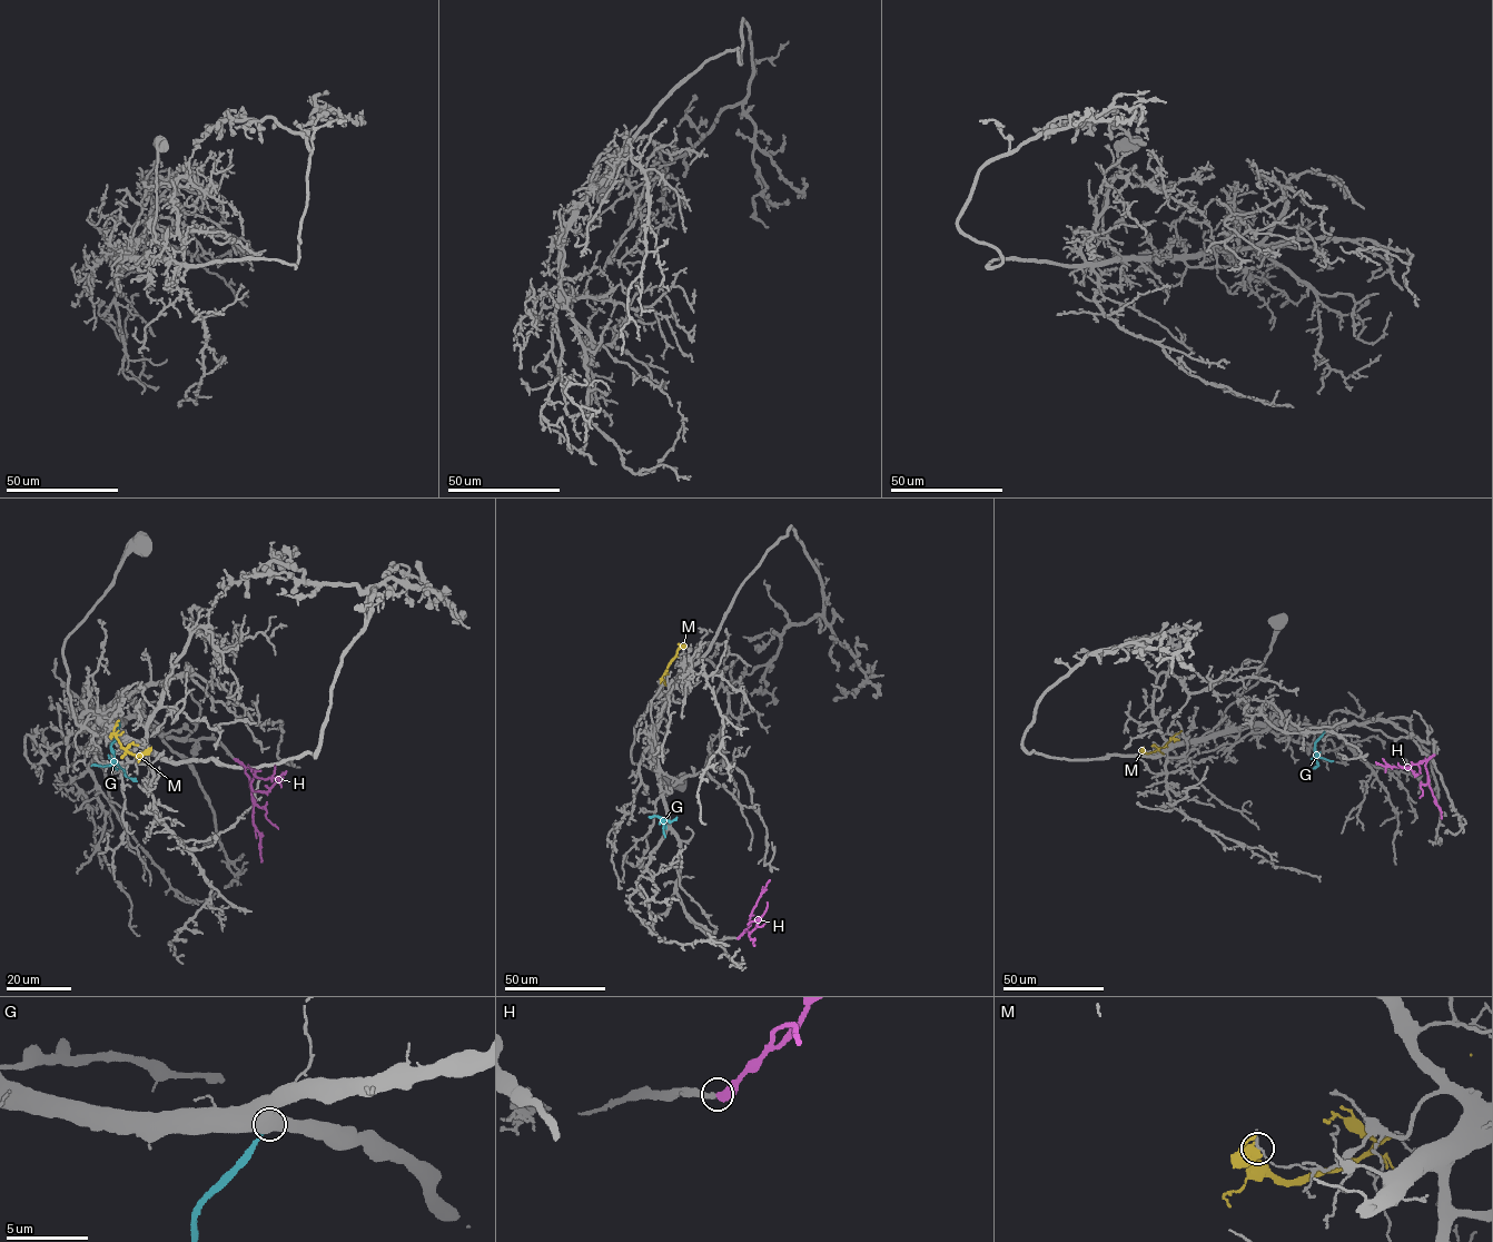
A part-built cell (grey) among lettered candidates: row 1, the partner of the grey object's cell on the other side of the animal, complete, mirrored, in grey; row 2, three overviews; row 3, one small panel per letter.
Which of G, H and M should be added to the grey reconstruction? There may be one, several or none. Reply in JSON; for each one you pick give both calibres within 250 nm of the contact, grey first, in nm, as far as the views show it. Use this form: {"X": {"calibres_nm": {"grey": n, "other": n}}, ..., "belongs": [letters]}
{"H": {"calibres_nm": {"grey": 280, "other": 500}}, "belongs": ["H"]}

